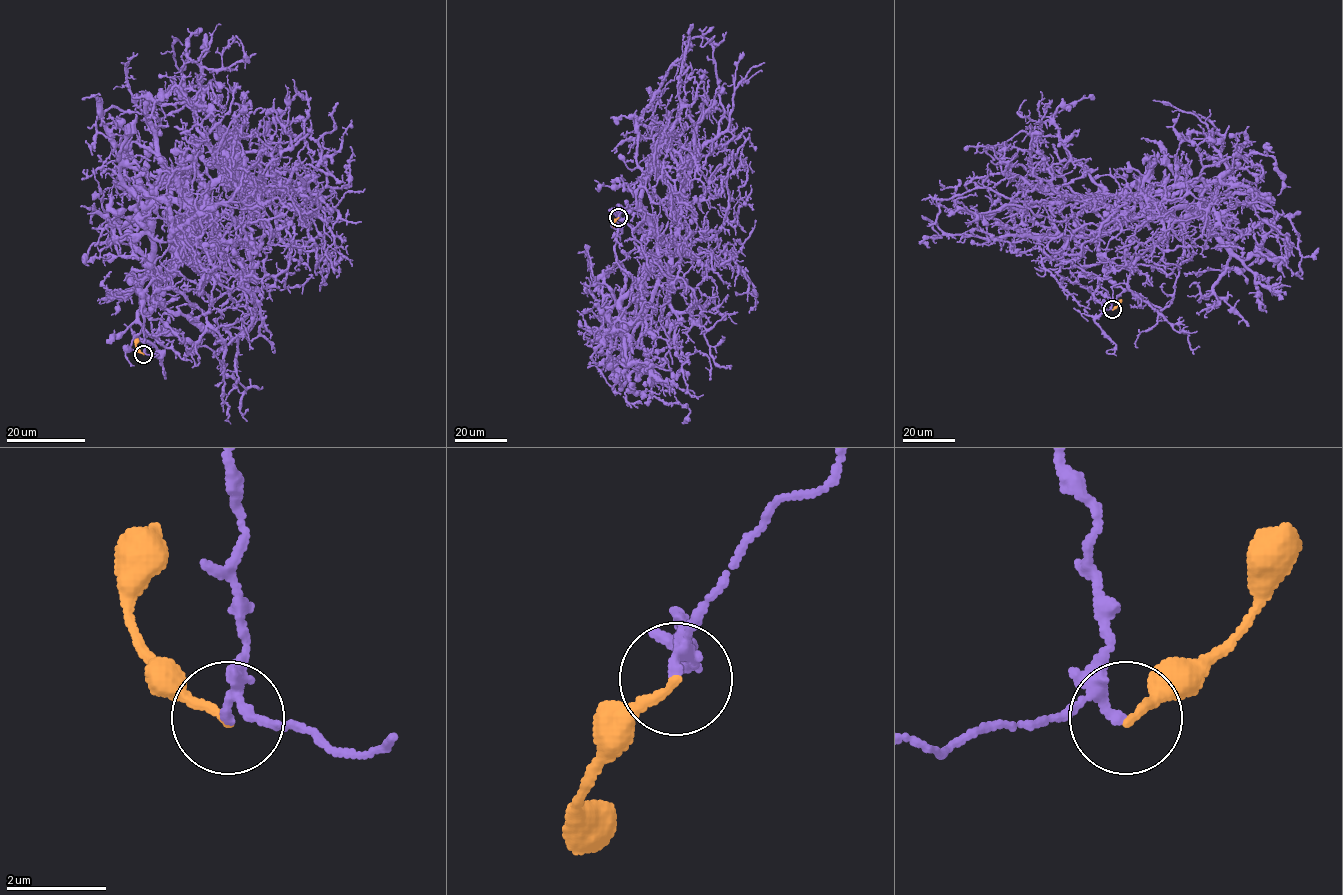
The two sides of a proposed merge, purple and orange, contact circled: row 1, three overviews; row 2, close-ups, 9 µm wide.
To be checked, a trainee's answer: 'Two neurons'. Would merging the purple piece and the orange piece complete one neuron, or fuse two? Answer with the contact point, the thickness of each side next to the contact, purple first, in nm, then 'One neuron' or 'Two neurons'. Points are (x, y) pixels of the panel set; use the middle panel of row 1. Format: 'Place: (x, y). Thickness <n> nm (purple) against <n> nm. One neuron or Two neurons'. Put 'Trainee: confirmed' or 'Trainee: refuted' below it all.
Place: (618, 217). Thickness 150 nm (purple) against 170 nm. One neuron
Trainee: refuted

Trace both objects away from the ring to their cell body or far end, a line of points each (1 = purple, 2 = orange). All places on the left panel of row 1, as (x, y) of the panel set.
1: (143, 353), (143, 292), (170, 276), (214, 187), (297, 190), (295, 169), (286, 187), (307, 226)
2: (143, 353), (136, 346), (137, 338)

